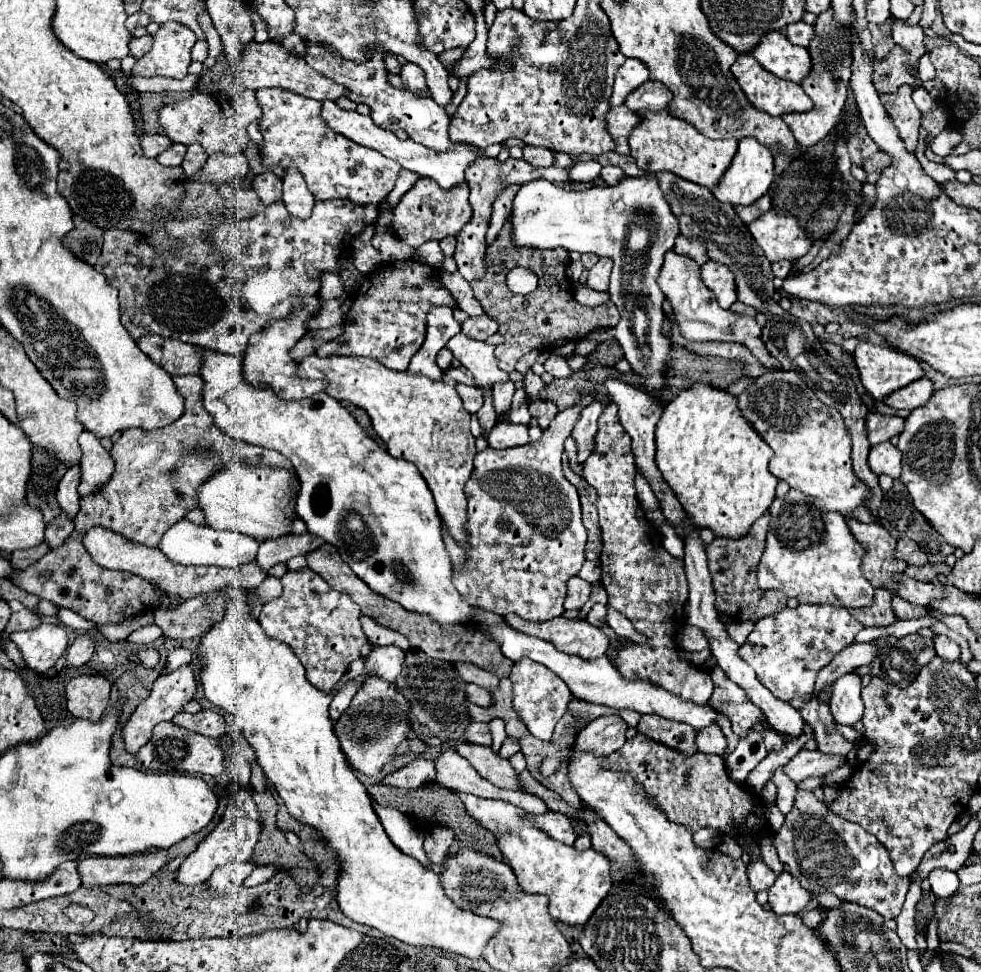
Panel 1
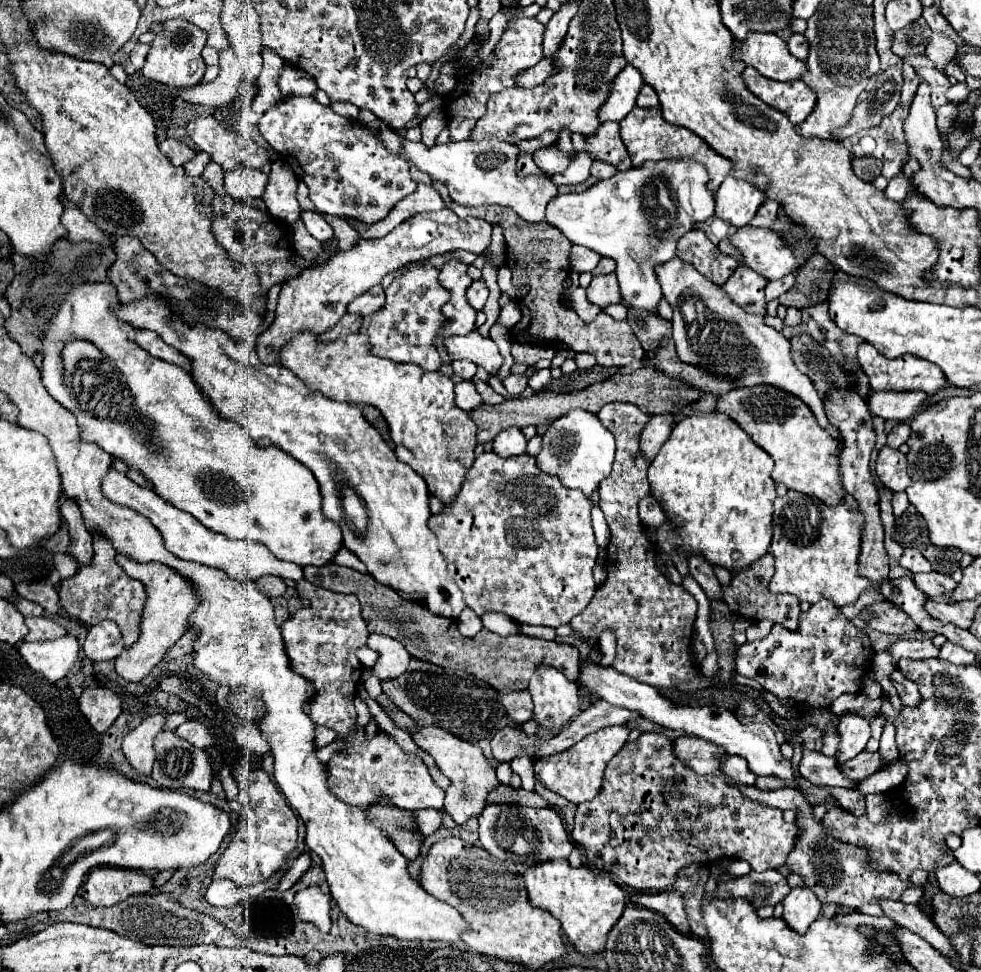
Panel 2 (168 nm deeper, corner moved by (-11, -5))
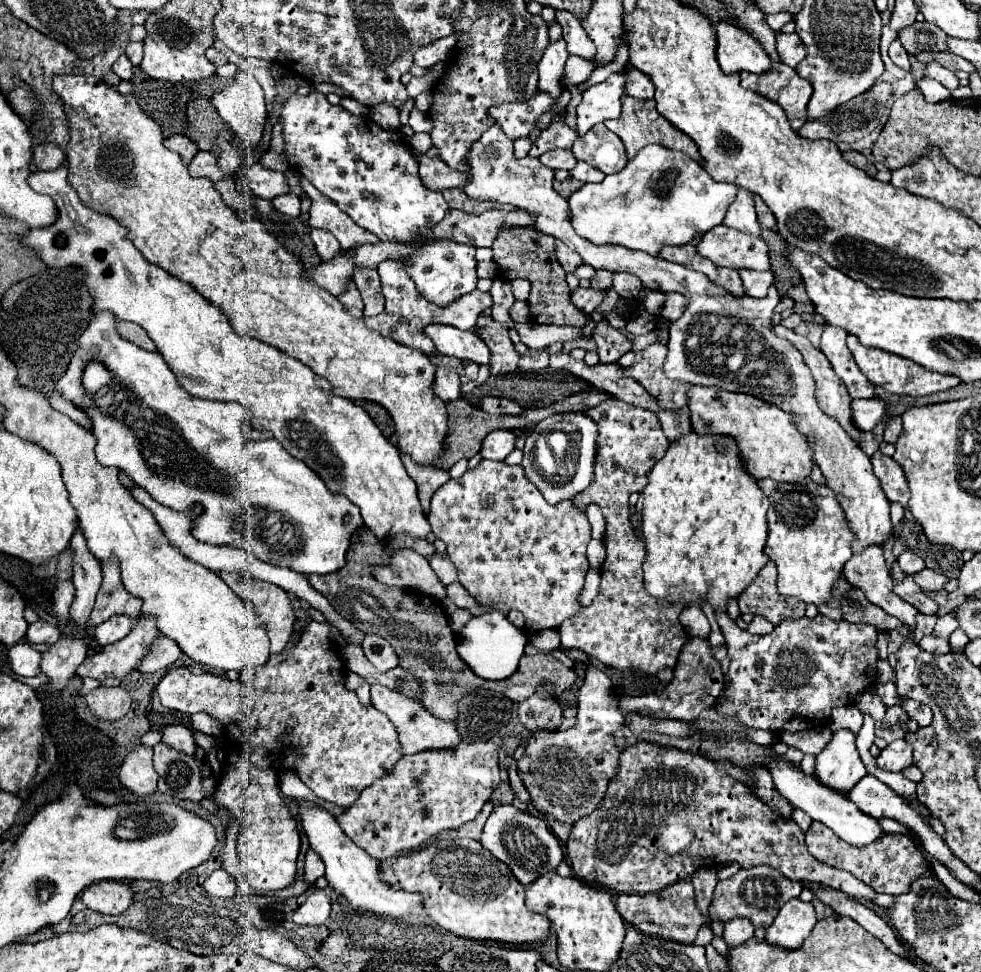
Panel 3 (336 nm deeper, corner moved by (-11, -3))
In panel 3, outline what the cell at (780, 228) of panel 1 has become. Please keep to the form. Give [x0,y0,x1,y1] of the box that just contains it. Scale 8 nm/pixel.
[697,224,771,270]

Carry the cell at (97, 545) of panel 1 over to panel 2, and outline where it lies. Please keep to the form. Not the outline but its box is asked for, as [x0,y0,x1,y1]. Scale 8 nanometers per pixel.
[115,554,199,682]

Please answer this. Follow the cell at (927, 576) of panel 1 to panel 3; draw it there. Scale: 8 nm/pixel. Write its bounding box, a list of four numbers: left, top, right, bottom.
[915,568,947,592]

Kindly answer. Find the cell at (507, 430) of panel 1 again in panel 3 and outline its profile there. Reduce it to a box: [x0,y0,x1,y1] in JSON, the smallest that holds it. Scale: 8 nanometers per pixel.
[481,430,515,460]

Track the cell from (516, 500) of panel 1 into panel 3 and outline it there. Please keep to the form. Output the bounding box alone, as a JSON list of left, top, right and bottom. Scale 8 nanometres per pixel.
[429,460,591,632]

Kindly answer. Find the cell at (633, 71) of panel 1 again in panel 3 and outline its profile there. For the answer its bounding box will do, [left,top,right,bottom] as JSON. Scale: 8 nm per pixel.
[577,72,625,136]

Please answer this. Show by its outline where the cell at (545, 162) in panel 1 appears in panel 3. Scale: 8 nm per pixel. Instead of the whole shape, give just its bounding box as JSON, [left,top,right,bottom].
[541,150,577,170]

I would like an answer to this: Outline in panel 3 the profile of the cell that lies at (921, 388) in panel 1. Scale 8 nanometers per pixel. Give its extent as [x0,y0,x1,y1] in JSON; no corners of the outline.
[853,396,887,430]

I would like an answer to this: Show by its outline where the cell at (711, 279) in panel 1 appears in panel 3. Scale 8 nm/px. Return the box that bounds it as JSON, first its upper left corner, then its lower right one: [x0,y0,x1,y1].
[741,270,773,298]

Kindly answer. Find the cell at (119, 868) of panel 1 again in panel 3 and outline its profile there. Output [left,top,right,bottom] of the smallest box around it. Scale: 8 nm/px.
[81,880,133,914]

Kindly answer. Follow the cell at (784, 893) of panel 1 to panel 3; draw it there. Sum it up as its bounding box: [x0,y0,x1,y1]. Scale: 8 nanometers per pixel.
[765,898,817,950]

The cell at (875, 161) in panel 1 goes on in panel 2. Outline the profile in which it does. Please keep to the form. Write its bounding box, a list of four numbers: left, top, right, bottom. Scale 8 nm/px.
[853,156,881,182]

